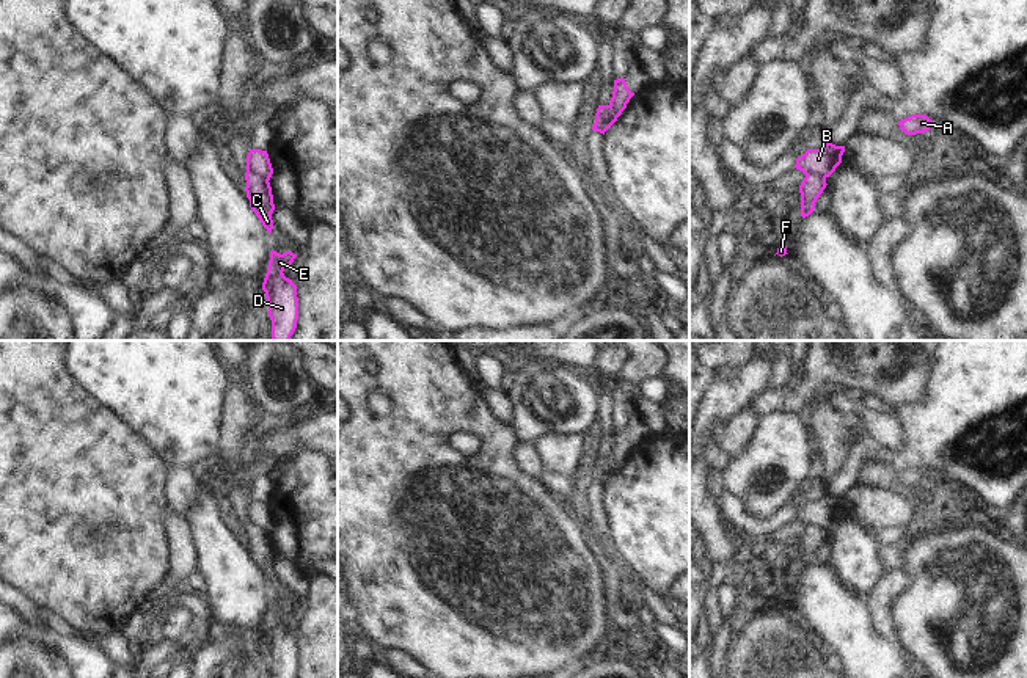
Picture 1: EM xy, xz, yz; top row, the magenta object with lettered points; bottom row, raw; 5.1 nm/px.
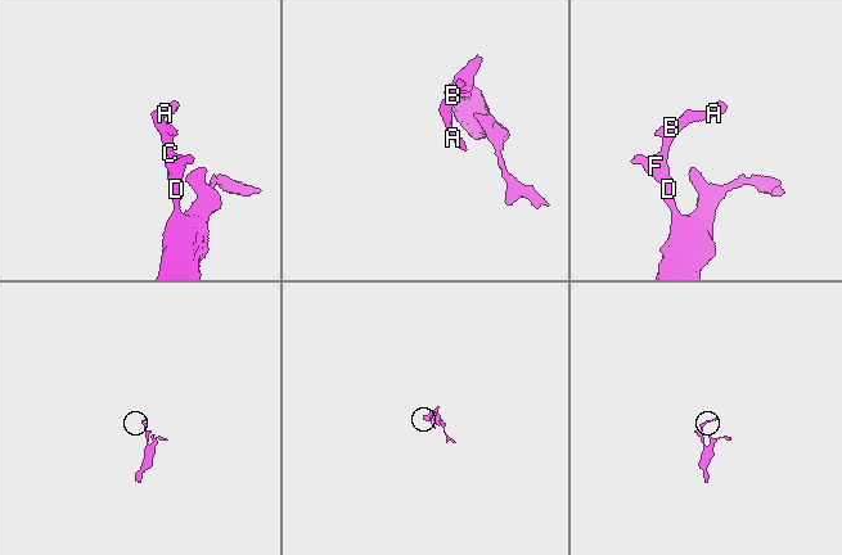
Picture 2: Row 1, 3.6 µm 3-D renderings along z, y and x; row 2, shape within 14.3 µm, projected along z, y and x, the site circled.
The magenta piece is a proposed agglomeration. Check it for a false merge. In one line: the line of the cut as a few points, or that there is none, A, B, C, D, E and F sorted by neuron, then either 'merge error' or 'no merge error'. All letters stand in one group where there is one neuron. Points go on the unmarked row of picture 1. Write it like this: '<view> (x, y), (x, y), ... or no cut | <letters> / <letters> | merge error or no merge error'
xz (610, 457), (605, 468), (595, 471) | A B / C D E F | merge error

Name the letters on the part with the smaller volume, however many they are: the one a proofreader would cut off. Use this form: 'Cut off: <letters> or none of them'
Cut off: A, B

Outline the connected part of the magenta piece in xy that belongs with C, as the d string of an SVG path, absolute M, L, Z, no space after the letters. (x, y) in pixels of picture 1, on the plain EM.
M251 523L245 524L245 532L245 543L247 549L250 551L250 559L270 587L273 581L272 565L275 562L270 534L256 527Z

